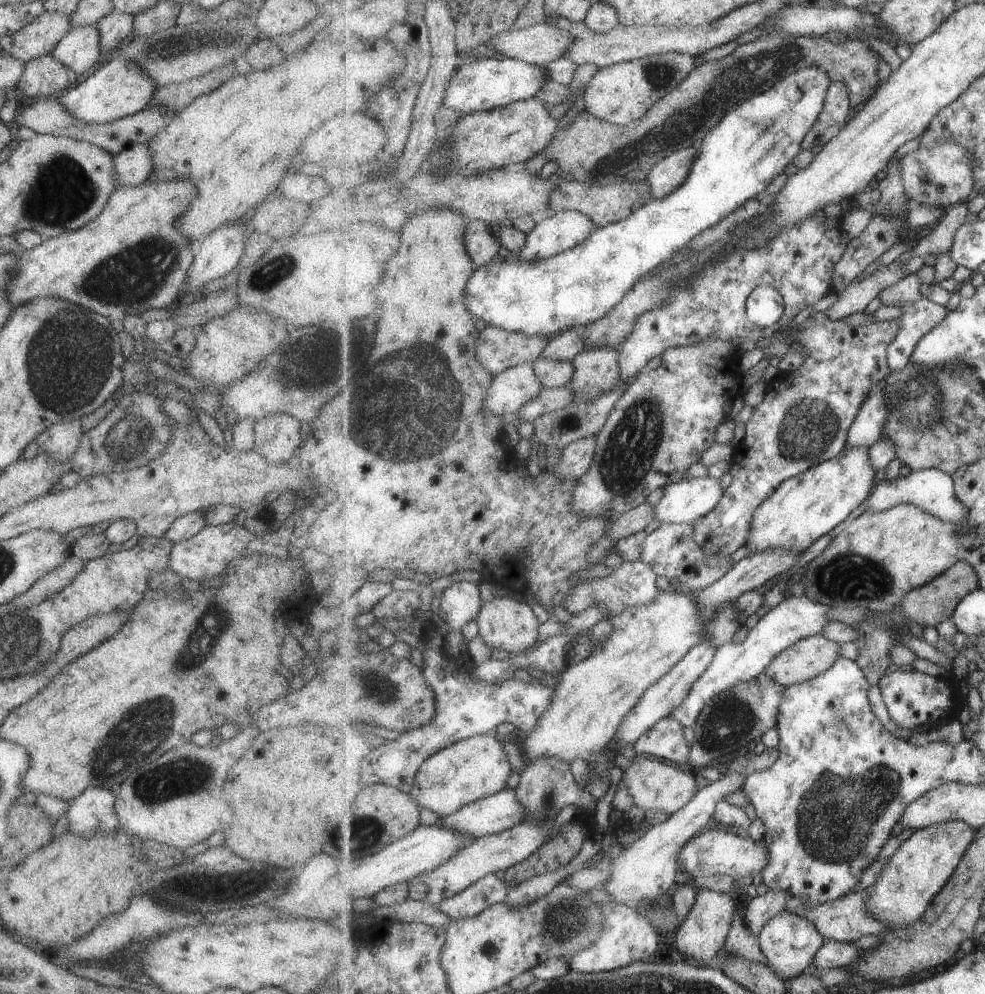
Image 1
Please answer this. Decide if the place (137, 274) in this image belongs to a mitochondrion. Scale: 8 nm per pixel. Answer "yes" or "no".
yes

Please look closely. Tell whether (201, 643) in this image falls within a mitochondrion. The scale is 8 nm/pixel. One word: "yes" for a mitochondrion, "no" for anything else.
yes

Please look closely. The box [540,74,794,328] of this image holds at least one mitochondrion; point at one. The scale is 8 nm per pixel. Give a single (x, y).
(758, 126)

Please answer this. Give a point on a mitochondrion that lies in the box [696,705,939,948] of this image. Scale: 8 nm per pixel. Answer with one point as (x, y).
(834, 815)

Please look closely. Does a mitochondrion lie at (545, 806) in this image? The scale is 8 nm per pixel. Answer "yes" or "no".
yes

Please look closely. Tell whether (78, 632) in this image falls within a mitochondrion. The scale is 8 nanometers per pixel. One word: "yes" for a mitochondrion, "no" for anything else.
no

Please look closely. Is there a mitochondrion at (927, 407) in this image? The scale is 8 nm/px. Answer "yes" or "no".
yes

